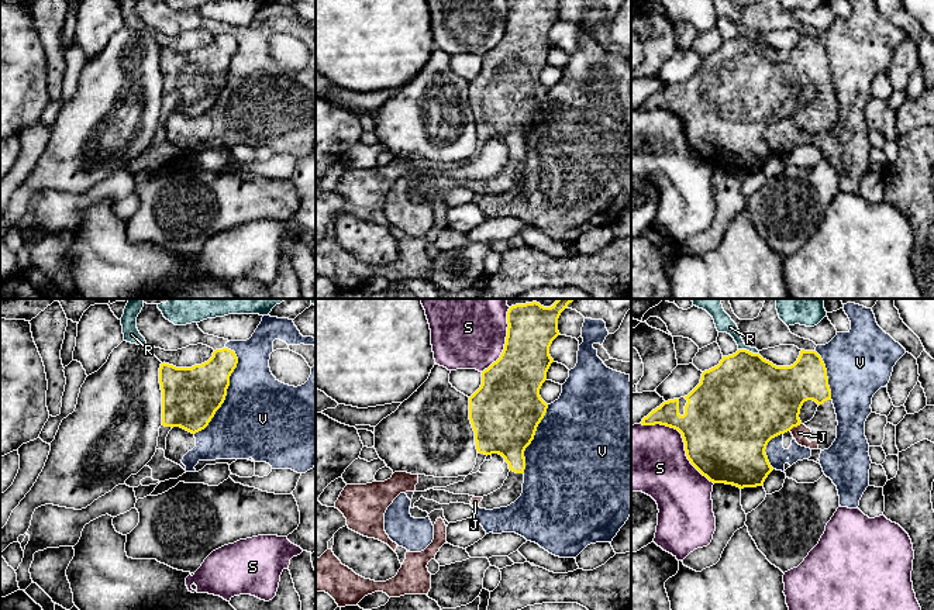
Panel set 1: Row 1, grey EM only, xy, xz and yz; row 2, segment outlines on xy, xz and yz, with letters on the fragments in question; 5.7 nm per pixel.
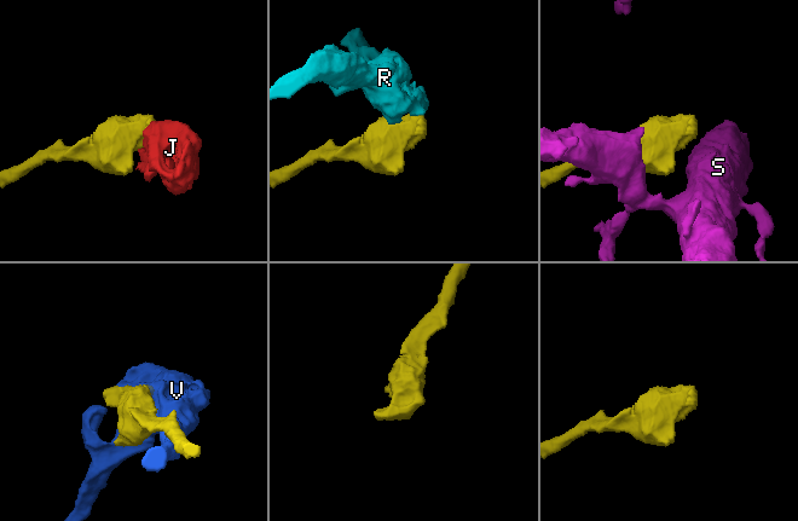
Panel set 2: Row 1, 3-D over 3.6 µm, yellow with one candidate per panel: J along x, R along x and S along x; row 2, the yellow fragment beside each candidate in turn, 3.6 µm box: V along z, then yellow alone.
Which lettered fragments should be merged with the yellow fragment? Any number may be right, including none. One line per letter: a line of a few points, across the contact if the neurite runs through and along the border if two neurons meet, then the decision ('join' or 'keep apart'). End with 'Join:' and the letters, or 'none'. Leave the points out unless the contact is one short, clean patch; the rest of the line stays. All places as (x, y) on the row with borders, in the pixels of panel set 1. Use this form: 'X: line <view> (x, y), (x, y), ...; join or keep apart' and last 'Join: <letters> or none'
J: line yz (760, 400), (795, 426), (799, 433); join
R: keep apart
S: keep apart
V: keep apart
Join: J

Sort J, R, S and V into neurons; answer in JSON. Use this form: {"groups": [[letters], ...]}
{"groups": [["J"], ["R"], ["S"], ["V"]]}

